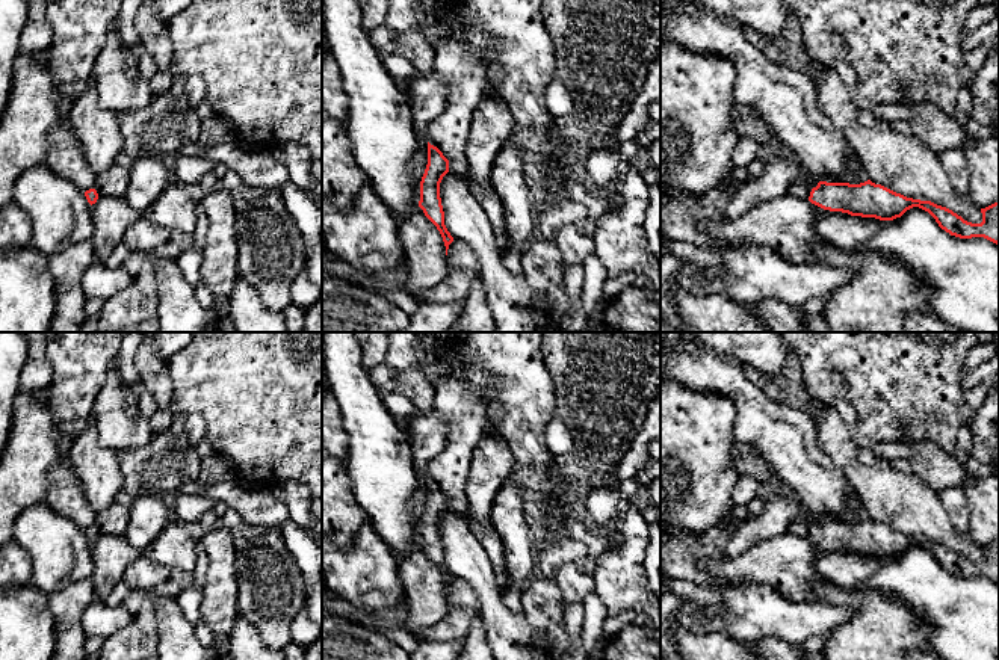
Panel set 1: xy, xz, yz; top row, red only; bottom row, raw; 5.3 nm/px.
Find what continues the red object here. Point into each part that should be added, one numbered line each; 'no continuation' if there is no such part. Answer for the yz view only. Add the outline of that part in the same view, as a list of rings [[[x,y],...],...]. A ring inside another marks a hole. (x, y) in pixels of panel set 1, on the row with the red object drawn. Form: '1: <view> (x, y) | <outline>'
1: yz (800, 189) | [[[804,181],[792,183],[789,186],[789,195],[793,195],[800,199],[809,199],[812,189],[816,186],[818,186],[818,183],[812,183],[812,184],[804,183]]]

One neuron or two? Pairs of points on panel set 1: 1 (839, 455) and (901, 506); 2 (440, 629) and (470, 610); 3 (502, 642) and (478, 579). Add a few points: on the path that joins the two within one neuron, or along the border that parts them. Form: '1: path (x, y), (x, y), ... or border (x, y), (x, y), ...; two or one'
1: path (854, 470), (886, 494); one
2: path (448, 629), (463, 613); one
3: path (502, 627), (491, 609), (490, 594); one

